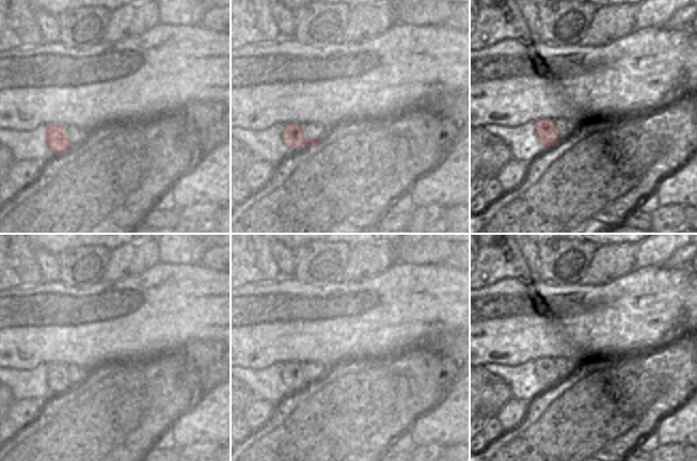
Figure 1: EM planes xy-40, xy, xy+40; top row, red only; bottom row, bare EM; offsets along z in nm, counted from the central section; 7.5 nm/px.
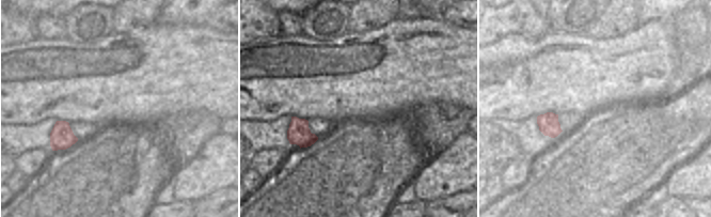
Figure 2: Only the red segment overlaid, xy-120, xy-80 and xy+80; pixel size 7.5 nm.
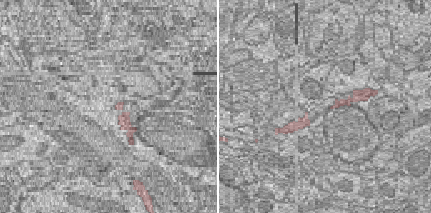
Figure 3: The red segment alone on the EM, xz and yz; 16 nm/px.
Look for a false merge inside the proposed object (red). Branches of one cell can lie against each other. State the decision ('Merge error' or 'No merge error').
No merge error.

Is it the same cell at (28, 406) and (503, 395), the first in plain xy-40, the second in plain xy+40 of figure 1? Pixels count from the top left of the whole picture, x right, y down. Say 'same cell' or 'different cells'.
different cells

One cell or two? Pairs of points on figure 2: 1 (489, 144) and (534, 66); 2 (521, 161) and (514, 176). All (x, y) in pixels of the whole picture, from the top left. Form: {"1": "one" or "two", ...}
{"1": "two", "2": "one"}

